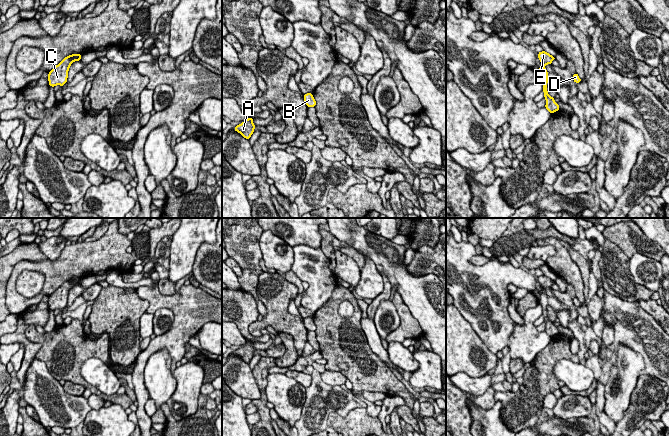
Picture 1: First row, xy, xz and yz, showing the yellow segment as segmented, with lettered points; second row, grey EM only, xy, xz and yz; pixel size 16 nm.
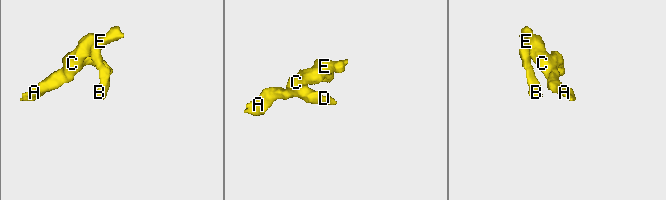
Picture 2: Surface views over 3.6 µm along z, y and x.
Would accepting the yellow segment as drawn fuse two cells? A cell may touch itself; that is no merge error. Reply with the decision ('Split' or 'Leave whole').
Leave whole

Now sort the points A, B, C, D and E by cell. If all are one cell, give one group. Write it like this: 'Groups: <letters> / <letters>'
Groups: A B C D E

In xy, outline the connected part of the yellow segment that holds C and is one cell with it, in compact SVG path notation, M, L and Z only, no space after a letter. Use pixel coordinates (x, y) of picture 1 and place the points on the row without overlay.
M72 278L65 281L58 289L56 289L48 298L49 310L63 310L67 306L68 295L70 289L74 285L81 285L81 278Z

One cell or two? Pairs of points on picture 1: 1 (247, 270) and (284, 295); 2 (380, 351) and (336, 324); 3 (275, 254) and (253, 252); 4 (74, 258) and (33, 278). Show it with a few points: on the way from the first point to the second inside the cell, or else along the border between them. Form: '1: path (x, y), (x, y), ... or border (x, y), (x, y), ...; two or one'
1: border (263, 272), (257, 285), (257, 296), (262, 301); two
2: border (360, 321), (360, 326), (370, 349), (382, 362); two
3: border (263, 231), (260, 237), (261, 258); two
4: border (18, 275), (40, 272), (41, 291); two

